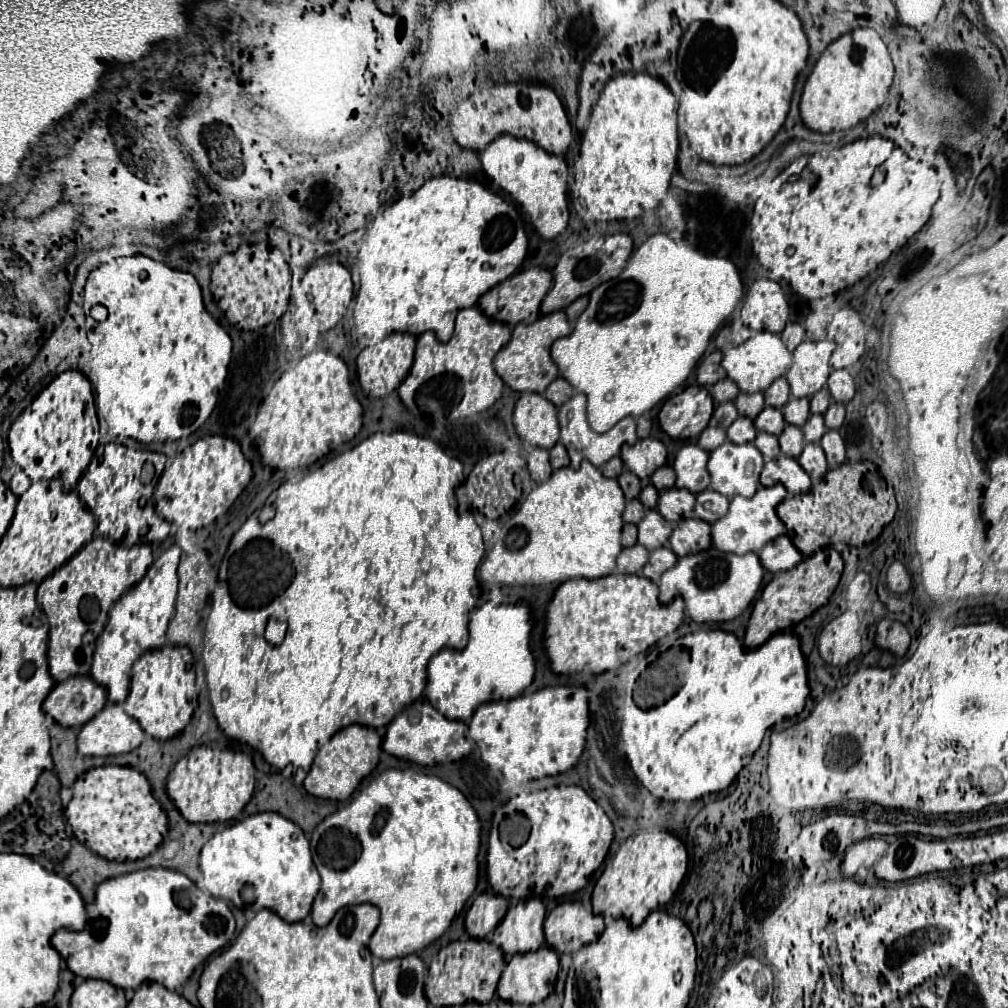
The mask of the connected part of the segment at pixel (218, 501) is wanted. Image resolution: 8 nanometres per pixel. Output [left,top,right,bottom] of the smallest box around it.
[154,436,252,528]

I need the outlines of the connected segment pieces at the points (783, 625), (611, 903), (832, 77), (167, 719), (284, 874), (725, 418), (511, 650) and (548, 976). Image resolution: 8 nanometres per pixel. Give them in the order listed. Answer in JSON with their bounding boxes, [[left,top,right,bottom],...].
[[744,548,844,648],[592,832,688,926],[800,28,894,132],[124,646,196,740],[200,812,320,922],[714,402,738,428],[426,602,536,720],[498,946,560,1004]]

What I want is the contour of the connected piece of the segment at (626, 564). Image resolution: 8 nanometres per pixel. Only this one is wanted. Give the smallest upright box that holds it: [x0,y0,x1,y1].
[618,544,648,574]

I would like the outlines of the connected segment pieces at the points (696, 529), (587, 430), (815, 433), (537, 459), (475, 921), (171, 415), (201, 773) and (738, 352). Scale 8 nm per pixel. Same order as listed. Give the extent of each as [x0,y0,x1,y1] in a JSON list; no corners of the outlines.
[[670,518,710,556],[558,394,636,468],[802,414,826,442],[528,448,552,484],[466,892,508,938],[84,254,232,442],[168,746,254,822],[722,332,792,392]]

